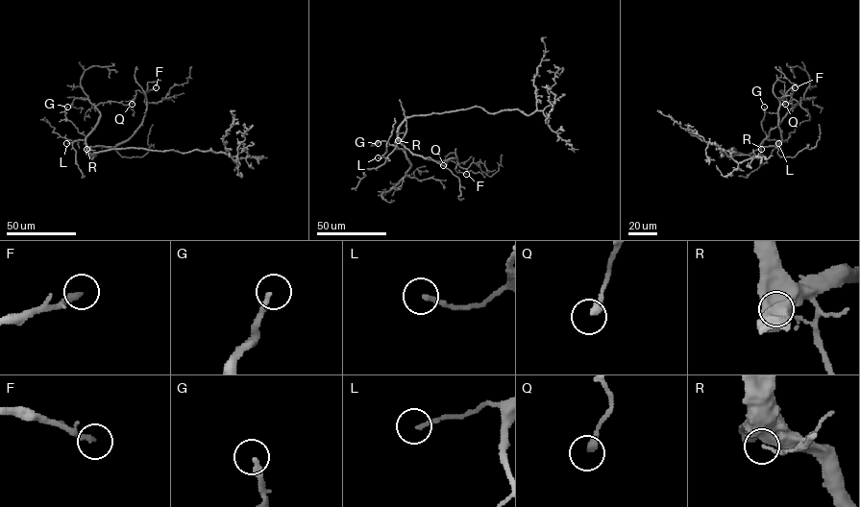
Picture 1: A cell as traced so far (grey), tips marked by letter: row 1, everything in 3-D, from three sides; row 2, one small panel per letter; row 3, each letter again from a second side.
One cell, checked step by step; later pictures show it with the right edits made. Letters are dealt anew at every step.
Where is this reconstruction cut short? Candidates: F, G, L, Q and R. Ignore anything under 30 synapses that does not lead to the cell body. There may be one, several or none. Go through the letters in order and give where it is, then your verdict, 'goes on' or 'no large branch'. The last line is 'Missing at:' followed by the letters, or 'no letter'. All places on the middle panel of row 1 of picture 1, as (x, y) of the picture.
F: at (466, 174); no large branch
G: at (378, 143); no large branch
L: at (378, 157); no large branch
Q: at (443, 165); no large branch
R: at (398, 140); no large branch
Missing at: no letter

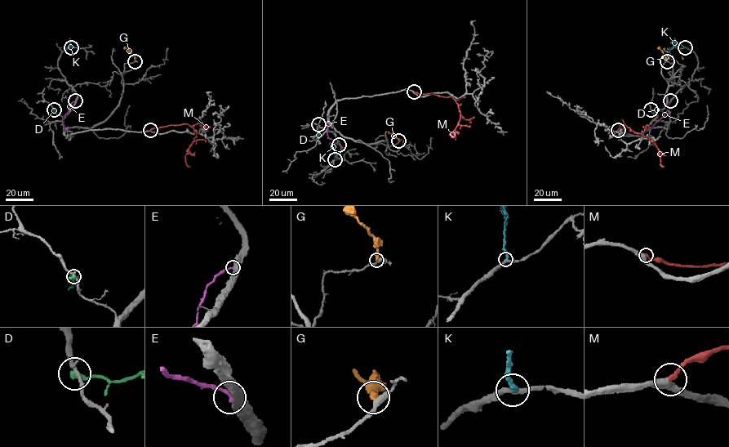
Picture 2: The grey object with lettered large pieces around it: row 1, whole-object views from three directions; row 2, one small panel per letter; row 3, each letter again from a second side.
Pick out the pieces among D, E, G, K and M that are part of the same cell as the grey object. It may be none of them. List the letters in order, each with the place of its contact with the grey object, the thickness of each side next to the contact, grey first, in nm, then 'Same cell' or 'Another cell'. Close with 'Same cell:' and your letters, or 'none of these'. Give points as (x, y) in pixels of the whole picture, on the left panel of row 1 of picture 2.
D: Touches grey at (54, 109). Thickness 240 nm (grey) against 400 nm. Another cell
E: Touches grey at (75, 100). Thickness 550 nm (grey) against 200 nm. Another cell
G: Touches grey at (135, 61). Thickness 320 nm (grey) against 360 nm. Another cell
K: Touches grey at (71, 47). Thickness 320 nm (grey) against 280 nm. Same cell
M: Touches grey at (150, 130). Thickness 480 nm (grey) against 280 nm. Another cell
Same cell: K

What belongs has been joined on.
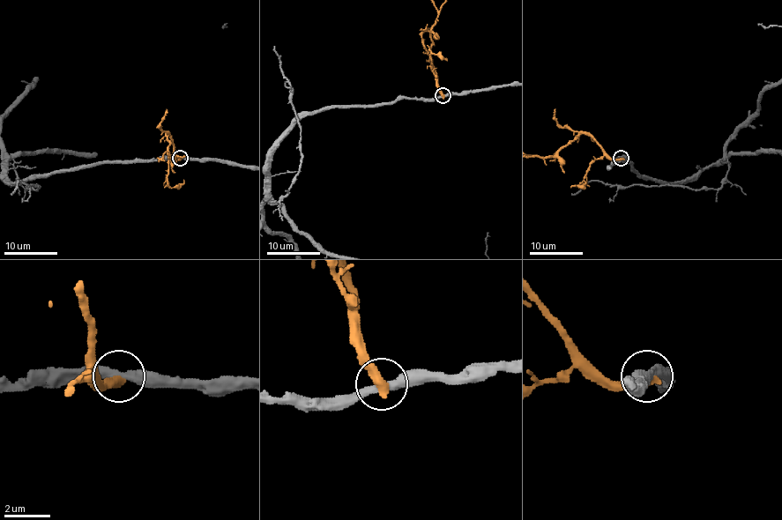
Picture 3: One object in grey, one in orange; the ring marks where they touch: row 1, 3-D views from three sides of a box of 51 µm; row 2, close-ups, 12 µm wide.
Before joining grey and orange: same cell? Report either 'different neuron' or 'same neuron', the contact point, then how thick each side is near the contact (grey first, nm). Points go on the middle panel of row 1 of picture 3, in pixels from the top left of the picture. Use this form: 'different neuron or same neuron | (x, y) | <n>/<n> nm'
different neuron | (443, 95) | 360/440 nm

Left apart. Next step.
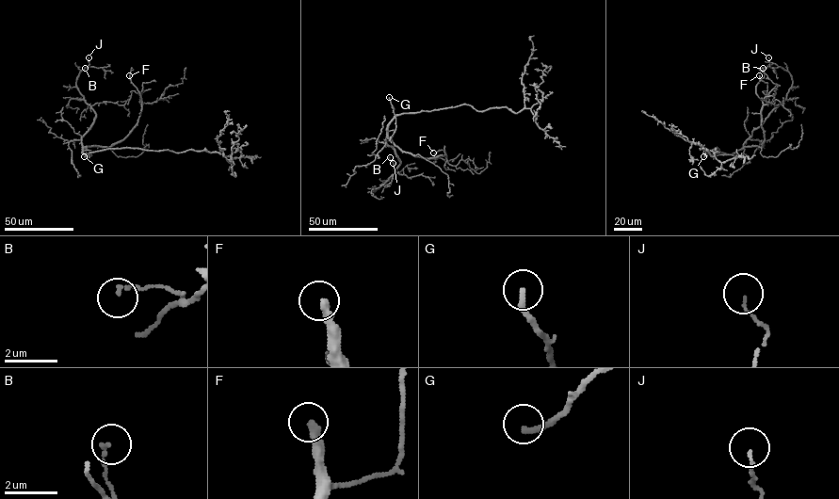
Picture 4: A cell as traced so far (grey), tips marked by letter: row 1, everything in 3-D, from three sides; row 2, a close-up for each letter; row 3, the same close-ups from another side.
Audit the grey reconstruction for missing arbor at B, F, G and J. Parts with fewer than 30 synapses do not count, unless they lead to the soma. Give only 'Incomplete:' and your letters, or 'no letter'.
Incomplete: F, G

